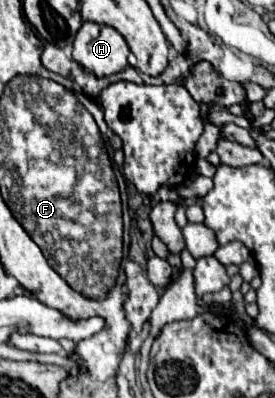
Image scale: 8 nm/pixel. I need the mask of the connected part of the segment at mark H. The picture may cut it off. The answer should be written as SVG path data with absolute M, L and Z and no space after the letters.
M84 22L74 40L74 60L96 76L110 76L128 66L130 48L112 26Z

